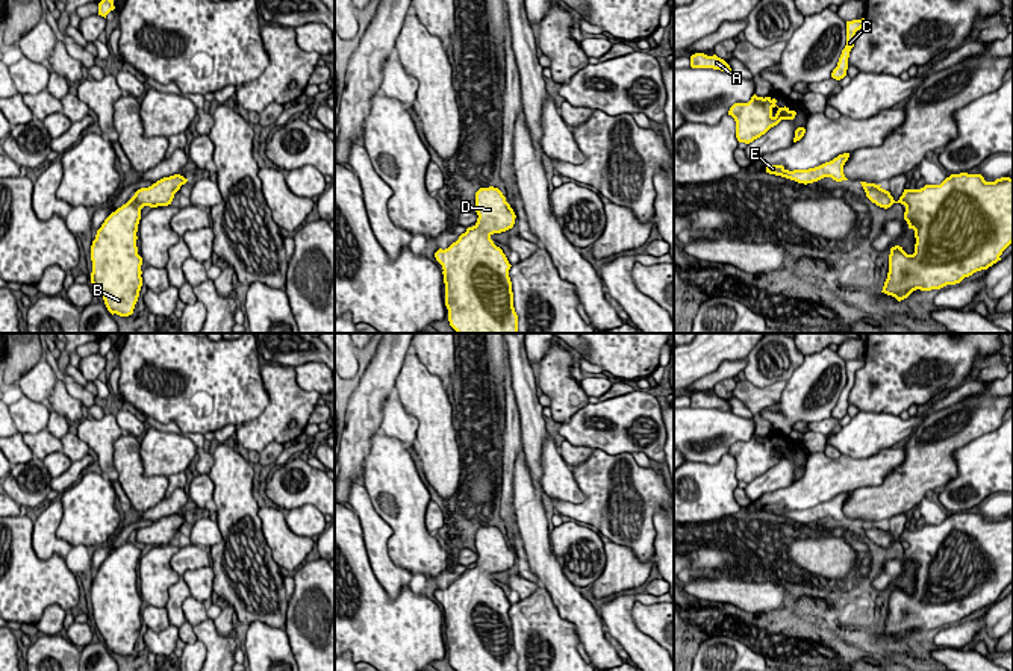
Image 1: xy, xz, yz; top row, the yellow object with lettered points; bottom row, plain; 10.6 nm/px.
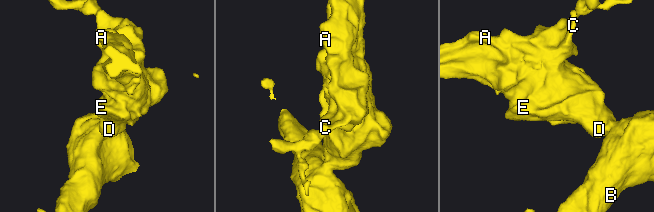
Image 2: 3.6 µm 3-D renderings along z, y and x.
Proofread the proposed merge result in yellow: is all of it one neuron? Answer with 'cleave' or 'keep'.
keep

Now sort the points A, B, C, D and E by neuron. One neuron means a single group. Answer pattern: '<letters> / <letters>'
A B C D E

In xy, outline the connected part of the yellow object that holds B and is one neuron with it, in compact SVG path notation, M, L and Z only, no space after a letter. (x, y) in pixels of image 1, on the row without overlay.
M174 513L138 529L97 570L91 585L91 623L112 654L132 654L142 626L142 597L136 586L141 548L171 544L174 533L186 521L183 515Z

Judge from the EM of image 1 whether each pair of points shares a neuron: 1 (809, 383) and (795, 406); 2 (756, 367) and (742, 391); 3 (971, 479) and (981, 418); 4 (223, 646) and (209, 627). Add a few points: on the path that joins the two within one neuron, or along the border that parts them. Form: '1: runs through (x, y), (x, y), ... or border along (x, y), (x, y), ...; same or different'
1: runs through (809, 390), (800, 400); same
2: border along (745, 377), (756, 386), (768, 386), (785, 380); different
3: border along (997, 427), (959, 447), (954, 452), (954, 462); different
4: runs through (218, 641), (209, 632); same

